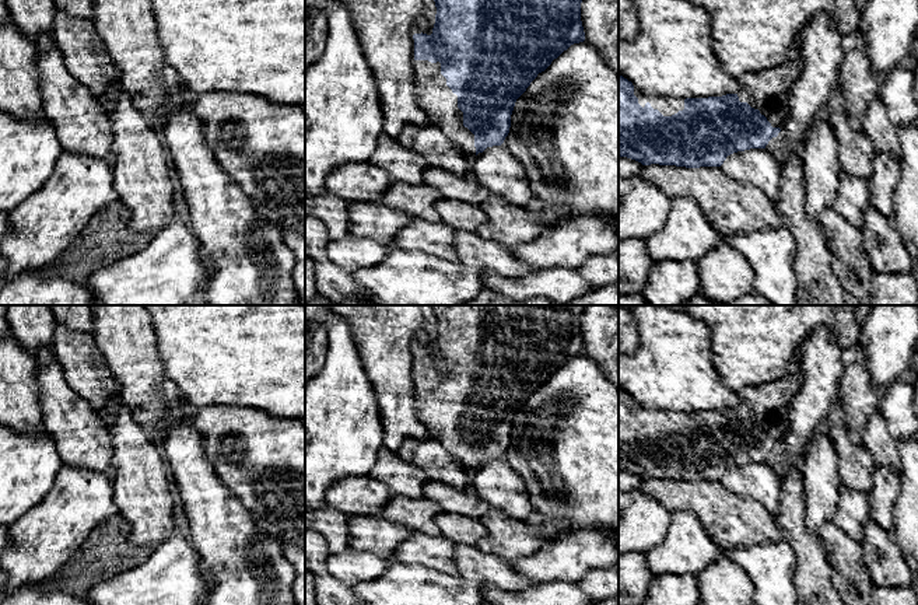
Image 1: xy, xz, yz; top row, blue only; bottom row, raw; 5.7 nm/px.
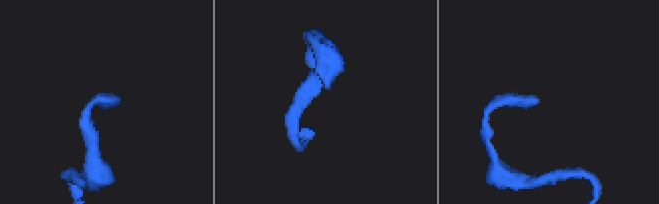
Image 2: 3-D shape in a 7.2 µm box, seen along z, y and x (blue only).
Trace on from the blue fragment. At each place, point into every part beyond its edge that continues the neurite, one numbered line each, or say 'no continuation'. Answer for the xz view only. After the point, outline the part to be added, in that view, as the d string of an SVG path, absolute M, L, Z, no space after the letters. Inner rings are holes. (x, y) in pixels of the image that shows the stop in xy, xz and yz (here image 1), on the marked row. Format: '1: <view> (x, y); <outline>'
1: xz (437, 100); M414 60L413 64L417 74L417 101L428 115L431 125L441 129L473 160L480 154L476 153L474 134L463 126L463 112L458 108L458 95L446 85L446 78L441 74L441 63Z

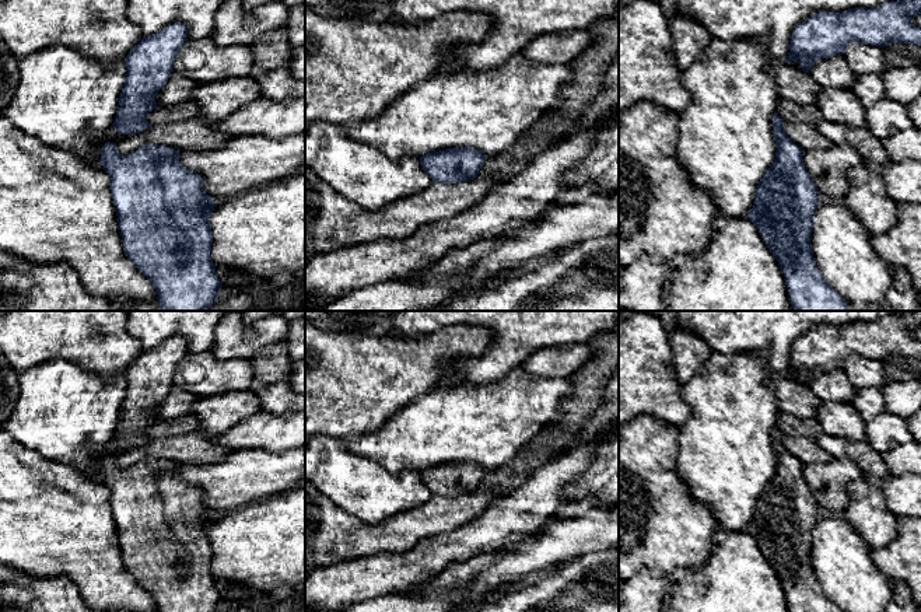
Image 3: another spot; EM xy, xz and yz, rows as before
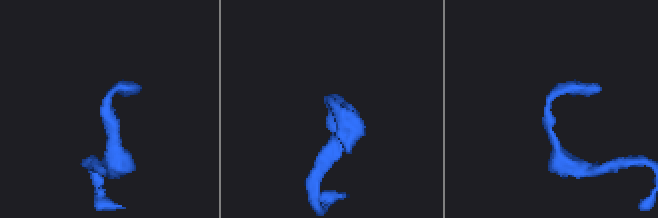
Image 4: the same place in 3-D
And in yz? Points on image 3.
no continuation

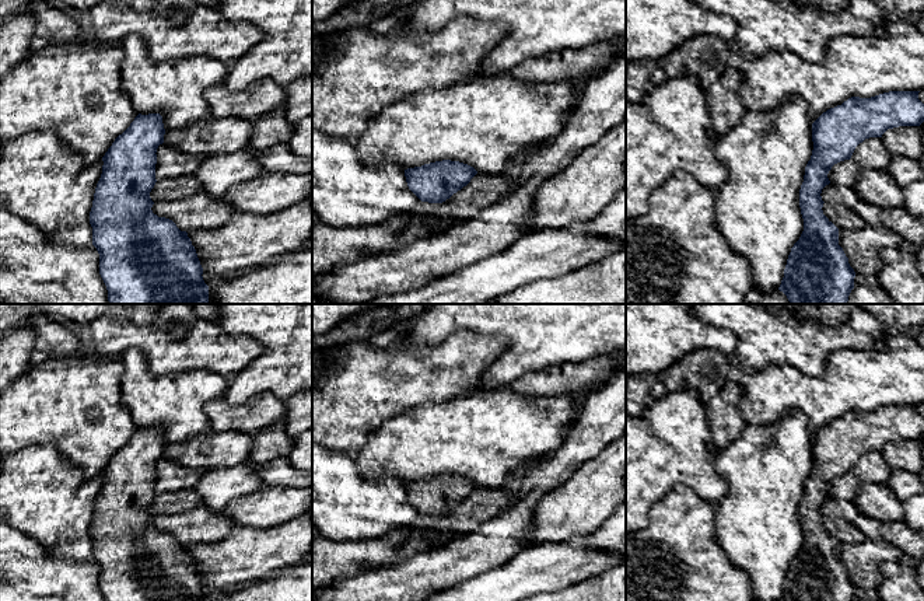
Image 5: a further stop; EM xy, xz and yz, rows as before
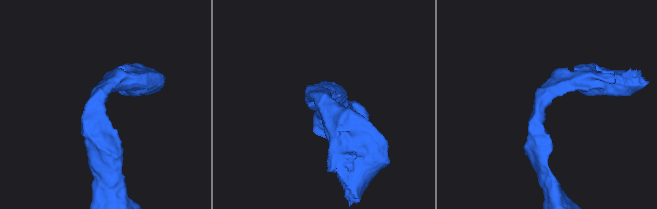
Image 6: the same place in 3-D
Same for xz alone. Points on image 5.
no continuation

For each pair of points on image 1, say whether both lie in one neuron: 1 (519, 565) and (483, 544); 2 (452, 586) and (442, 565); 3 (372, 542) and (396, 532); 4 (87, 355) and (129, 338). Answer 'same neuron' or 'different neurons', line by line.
1: different neurons
2: different neurons
3: same neuron
4: different neurons

